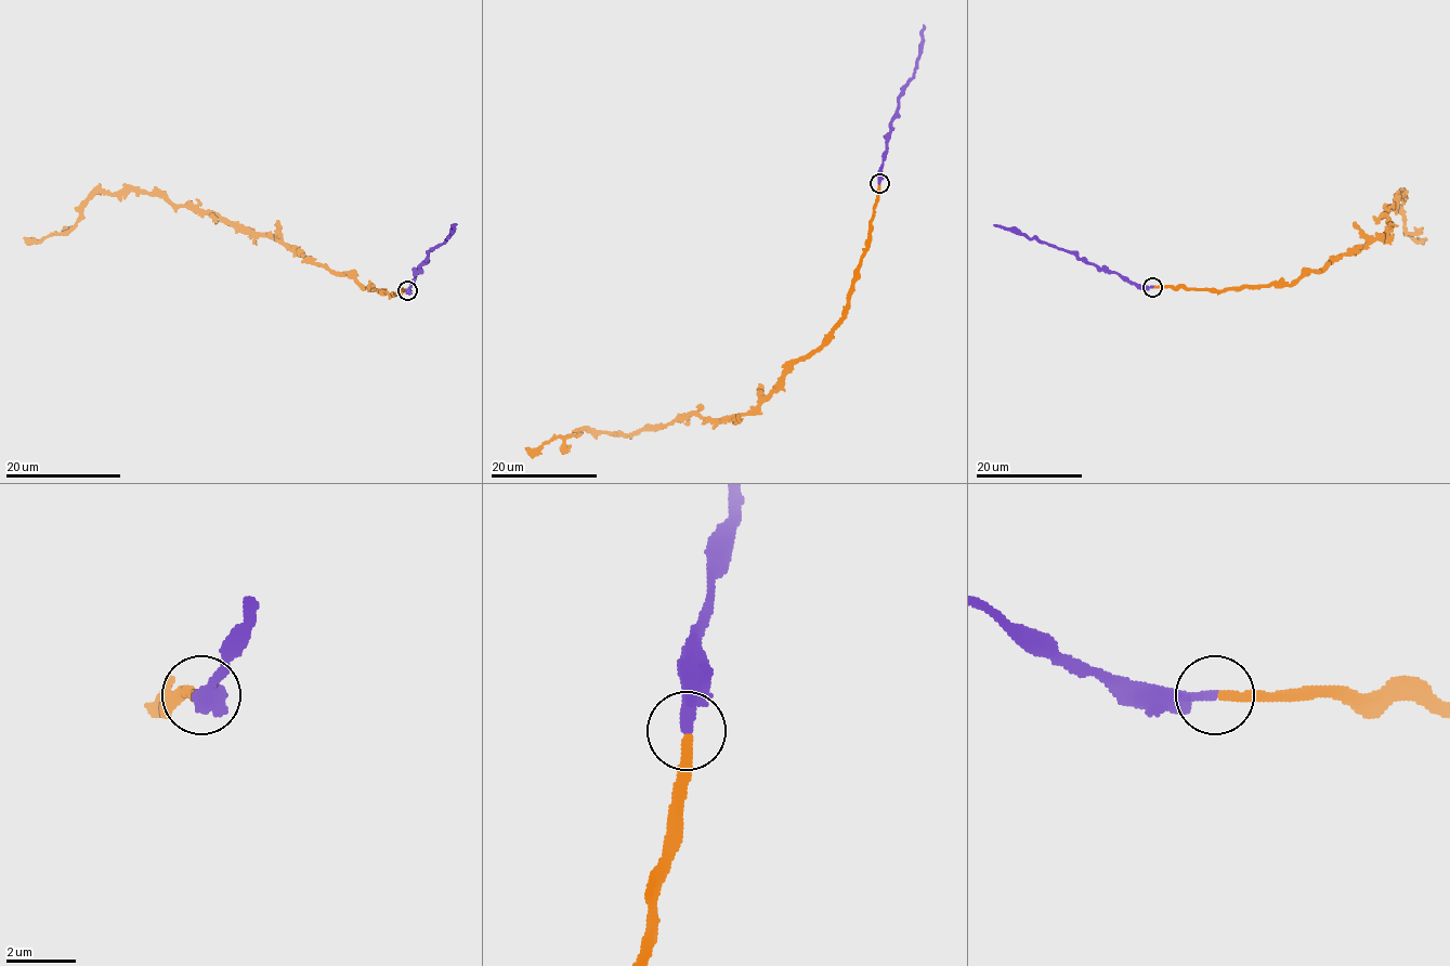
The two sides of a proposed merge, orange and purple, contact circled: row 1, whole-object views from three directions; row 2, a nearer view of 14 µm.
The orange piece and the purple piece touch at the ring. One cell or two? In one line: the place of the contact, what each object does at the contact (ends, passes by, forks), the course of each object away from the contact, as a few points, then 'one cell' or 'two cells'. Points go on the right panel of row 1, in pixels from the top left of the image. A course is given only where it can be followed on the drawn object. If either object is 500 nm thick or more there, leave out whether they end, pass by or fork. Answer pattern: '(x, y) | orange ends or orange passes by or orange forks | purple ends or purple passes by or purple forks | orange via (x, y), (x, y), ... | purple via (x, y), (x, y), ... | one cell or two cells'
(1152, 287) | orange ends | purple ends | orange via (1153, 286), (1291, 285), (1383, 234), (1384, 214), (1403, 194), (1403, 231), (1418, 237) | purple via (1152, 286), (1138, 286), (1115, 273), (1084, 262), (1073, 253), (993, 225) | one cell

